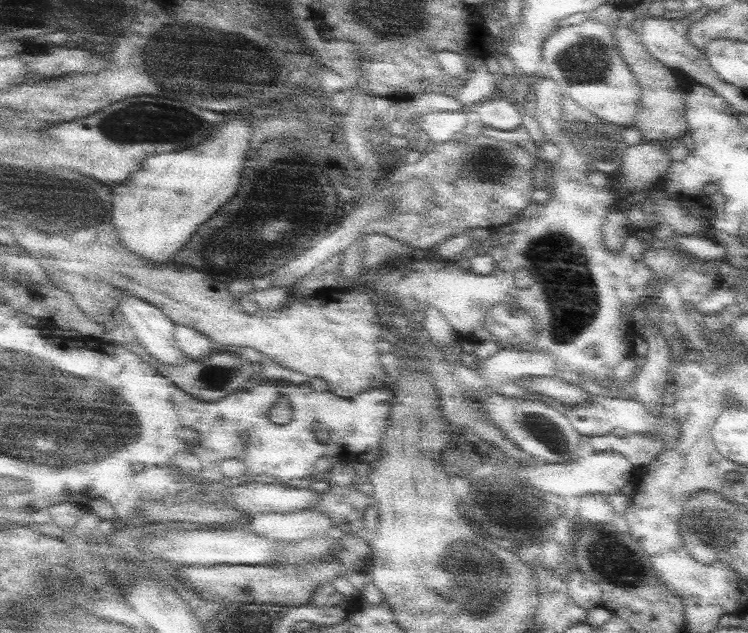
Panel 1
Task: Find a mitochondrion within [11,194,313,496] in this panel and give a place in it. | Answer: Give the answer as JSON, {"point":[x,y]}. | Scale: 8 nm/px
{"point":[35,292]}

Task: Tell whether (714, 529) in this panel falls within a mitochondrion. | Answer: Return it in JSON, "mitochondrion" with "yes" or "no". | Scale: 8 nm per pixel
{"mitochondrion":"yes"}

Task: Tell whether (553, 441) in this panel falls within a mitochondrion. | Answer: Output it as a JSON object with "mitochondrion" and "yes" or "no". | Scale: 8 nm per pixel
{"mitochondrion":"yes"}

